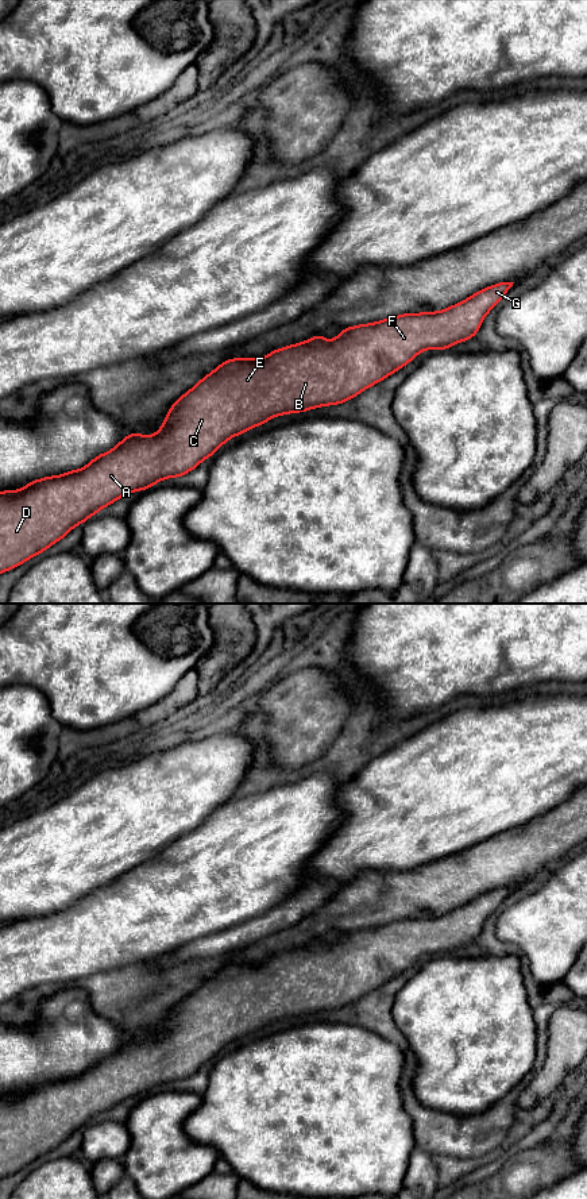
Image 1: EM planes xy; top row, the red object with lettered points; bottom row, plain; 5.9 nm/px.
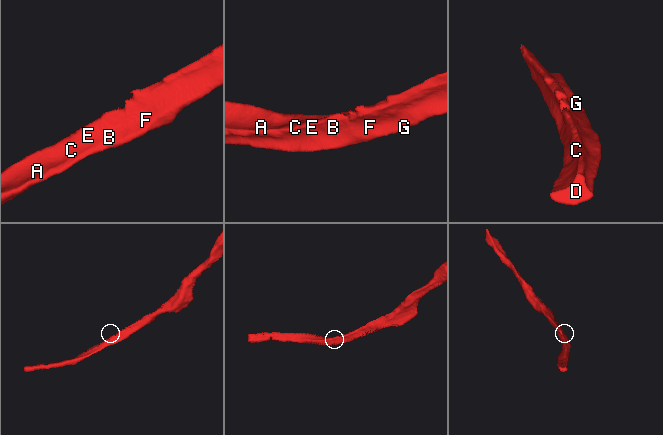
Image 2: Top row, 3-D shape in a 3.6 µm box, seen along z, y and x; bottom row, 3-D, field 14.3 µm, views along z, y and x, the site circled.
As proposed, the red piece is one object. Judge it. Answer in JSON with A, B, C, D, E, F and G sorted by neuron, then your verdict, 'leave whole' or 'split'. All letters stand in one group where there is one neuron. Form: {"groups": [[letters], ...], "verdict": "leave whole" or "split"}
{"groups": [["A", "B", "C", "D", "E", "F", "G"]], "verdict": "leave whole"}

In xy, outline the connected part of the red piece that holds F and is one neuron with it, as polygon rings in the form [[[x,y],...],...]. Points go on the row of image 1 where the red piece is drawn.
[[[499,282],[487,288],[483,288],[482,290],[476,292],[471,297],[466,298],[464,301],[460,301],[447,309],[439,311],[439,312],[422,312],[422,313],[403,313],[394,317],[389,317],[376,323],[368,323],[368,324],[360,324],[354,325],[348,328],[343,328],[340,335],[336,336],[333,340],[327,342],[323,336],[323,334],[312,336],[306,342],[301,342],[297,344],[286,346],[278,350],[271,351],[269,355],[258,359],[248,359],[248,358],[232,358],[221,365],[219,365],[211,374],[206,374],[200,382],[197,382],[189,392],[186,392],[184,396],[181,396],[170,408],[167,415],[165,416],[163,425],[152,435],[152,436],[142,436],[139,431],[135,431],[130,433],[128,436],[123,437],[121,442],[113,447],[109,452],[104,452],[97,455],[93,460],[90,460],[84,469],[81,470],[72,470],[62,475],[51,475],[46,478],[40,478],[36,481],[28,482],[22,490],[4,490],[0,491],[0,574],[5,572],[8,570],[12,570],[26,560],[34,558],[35,555],[42,554],[45,550],[51,547],[54,543],[59,541],[62,537],[65,537],[76,525],[82,525],[86,518],[97,514],[104,506],[109,506],[116,500],[124,497],[125,494],[135,493],[136,490],[146,490],[148,487],[152,487],[157,482],[162,479],[167,479],[171,477],[181,478],[186,473],[194,470],[204,459],[208,459],[212,456],[227,440],[231,437],[235,437],[237,435],[244,433],[246,431],[259,427],[264,423],[267,423],[270,419],[287,415],[287,413],[298,413],[310,410],[318,406],[325,405],[339,405],[341,402],[345,402],[354,397],[356,397],[359,393],[364,392],[367,388],[381,382],[390,374],[398,371],[405,365],[412,362],[421,351],[426,351],[430,348],[436,350],[448,350],[455,343],[462,343],[464,340],[472,339],[480,328],[480,324],[486,315],[501,301],[501,298],[509,292],[509,289],[513,286],[514,282]]]

